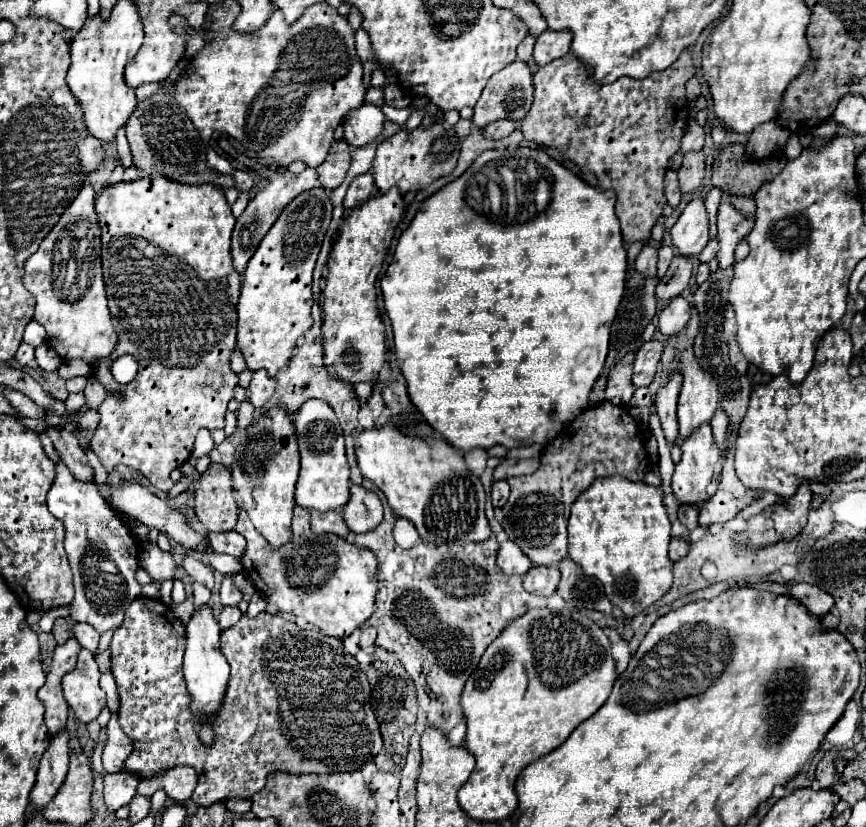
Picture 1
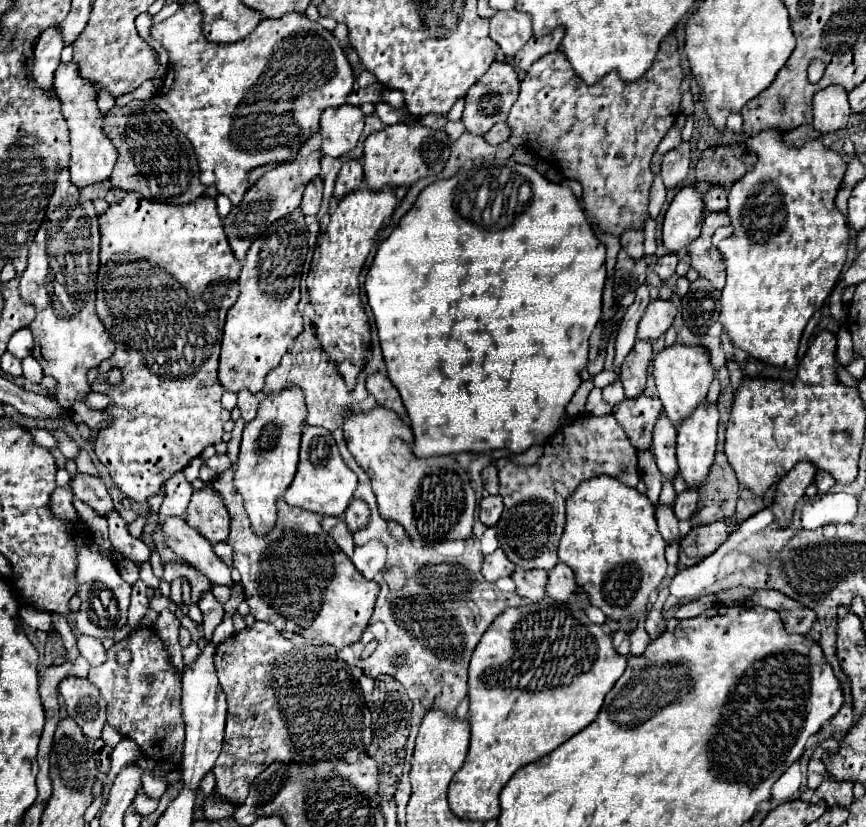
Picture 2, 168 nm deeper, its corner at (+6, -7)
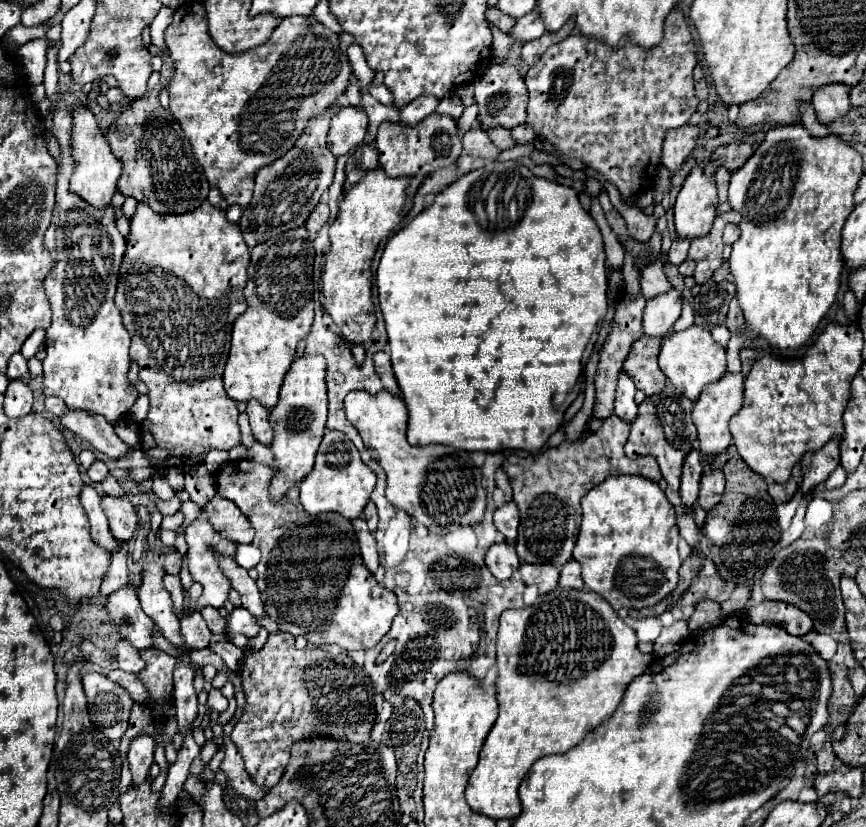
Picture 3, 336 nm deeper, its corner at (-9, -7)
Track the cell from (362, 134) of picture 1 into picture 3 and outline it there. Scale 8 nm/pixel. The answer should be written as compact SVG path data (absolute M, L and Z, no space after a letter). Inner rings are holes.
M344 106L330 120L328 148L338 158L362 144L368 130L368 116L360 108Z

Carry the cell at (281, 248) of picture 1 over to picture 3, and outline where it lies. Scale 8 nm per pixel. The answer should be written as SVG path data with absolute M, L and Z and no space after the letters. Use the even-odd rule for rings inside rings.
M304 226L300 228L294 228L294 230L288 230L280 236L274 236L272 240L266 240L262 244L258 244L256 248L250 250L250 264L248 264L248 282L246 282L246 288L244 288L244 298L246 298L246 312L242 316L236 318L234 322L234 328L232 328L232 346L230 346L230 354L228 354L228 362L226 362L226 368L224 368L224 390L226 394L234 400L234 402L250 402L252 398L258 400L264 408L272 410L278 402L278 392L280 392L280 386L282 386L282 380L292 364L292 360L296 358L296 344L306 338L306 334L310 332L312 328L312 320L314 320L314 302L312 302L312 262L314 262L314 246L312 246L312 240L310 240L310 234Z

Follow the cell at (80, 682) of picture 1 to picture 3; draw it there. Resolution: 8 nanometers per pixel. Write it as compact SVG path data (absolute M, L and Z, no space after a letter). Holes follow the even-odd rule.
M98 672L84 674L82 684L88 698L92 724L96 724L108 740L120 740L128 728L130 712L134 706L130 694L120 684L110 682L108 676Z

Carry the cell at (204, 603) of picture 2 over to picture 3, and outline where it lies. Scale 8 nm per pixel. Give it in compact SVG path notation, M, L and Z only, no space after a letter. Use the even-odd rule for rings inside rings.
M234 608L228 616L228 626L226 626L226 634L234 636L234 634L244 634L248 638L254 638L260 632L260 624L256 622L256 618L246 610L246 608Z

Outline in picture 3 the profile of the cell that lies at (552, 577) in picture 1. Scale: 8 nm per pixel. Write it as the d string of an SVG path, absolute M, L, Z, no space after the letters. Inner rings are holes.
M522 564L520 576L524 584L538 586L540 594L546 594L558 586L558 568L552 568L548 564Z

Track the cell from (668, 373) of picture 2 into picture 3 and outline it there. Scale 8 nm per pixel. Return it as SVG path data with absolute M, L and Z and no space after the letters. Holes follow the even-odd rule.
M692 324L688 330L672 332L664 338L664 344L658 354L658 364L660 370L686 398L696 400L706 384L716 382L726 374L726 350L712 340L712 334L706 326Z

